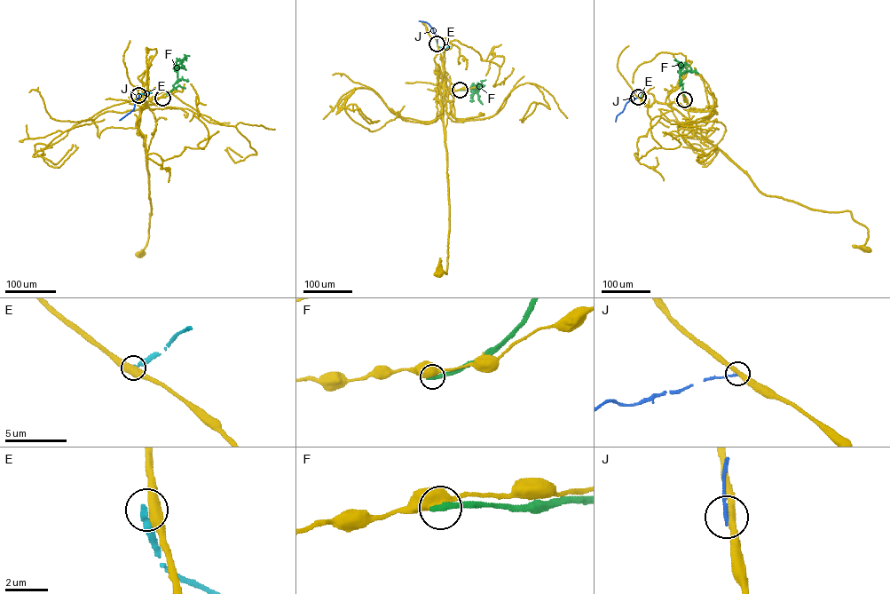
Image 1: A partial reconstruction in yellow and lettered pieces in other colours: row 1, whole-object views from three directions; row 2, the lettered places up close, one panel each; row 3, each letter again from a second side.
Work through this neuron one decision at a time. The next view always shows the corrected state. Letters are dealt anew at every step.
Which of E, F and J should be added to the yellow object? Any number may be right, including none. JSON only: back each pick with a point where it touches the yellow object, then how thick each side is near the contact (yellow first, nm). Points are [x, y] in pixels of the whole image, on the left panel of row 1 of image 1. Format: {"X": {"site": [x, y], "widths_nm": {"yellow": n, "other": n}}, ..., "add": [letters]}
{"add": []}

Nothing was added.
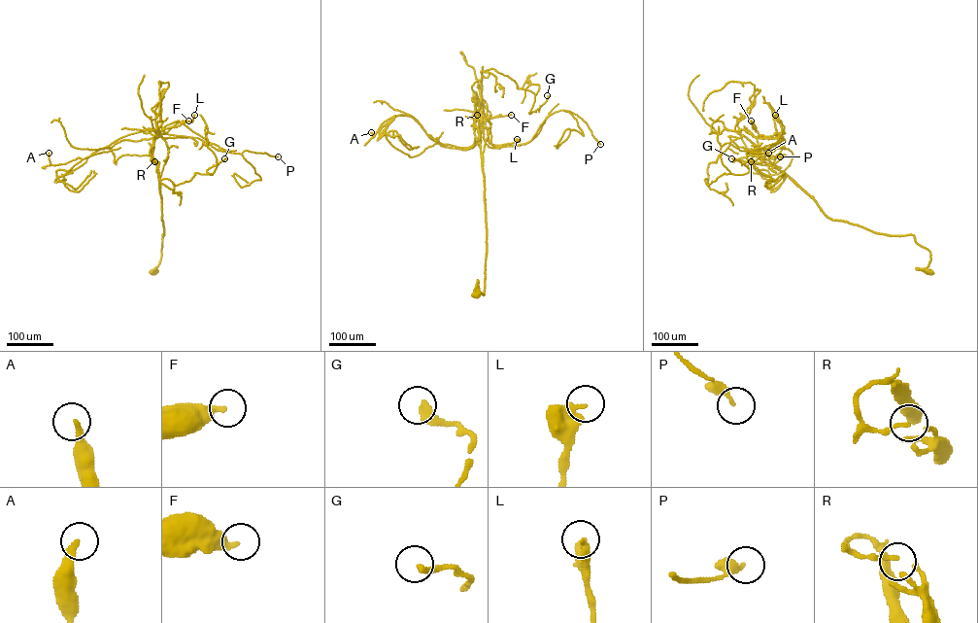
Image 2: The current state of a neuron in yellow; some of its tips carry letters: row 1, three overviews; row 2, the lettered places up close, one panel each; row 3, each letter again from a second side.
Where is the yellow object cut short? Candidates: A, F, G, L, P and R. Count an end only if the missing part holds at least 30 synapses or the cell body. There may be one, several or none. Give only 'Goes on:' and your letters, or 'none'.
Goes on: none

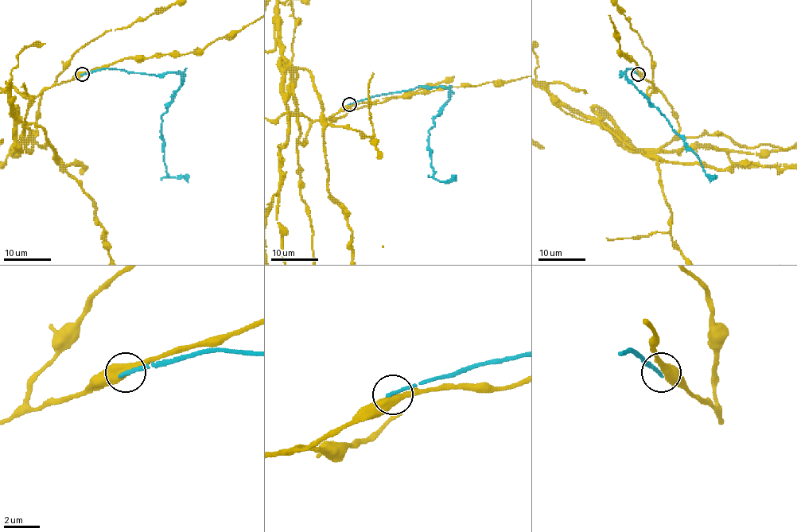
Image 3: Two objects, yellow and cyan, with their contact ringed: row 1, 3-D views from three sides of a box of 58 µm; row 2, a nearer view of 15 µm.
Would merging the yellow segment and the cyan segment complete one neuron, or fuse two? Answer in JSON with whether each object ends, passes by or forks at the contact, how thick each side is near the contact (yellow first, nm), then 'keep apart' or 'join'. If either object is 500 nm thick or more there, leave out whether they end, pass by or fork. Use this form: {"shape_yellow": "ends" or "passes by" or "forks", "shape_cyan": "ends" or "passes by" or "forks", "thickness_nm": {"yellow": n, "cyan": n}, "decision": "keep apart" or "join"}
{"thickness_nm": {"yellow": 500, "cyan": 220}, "decision": "keep apart"}

